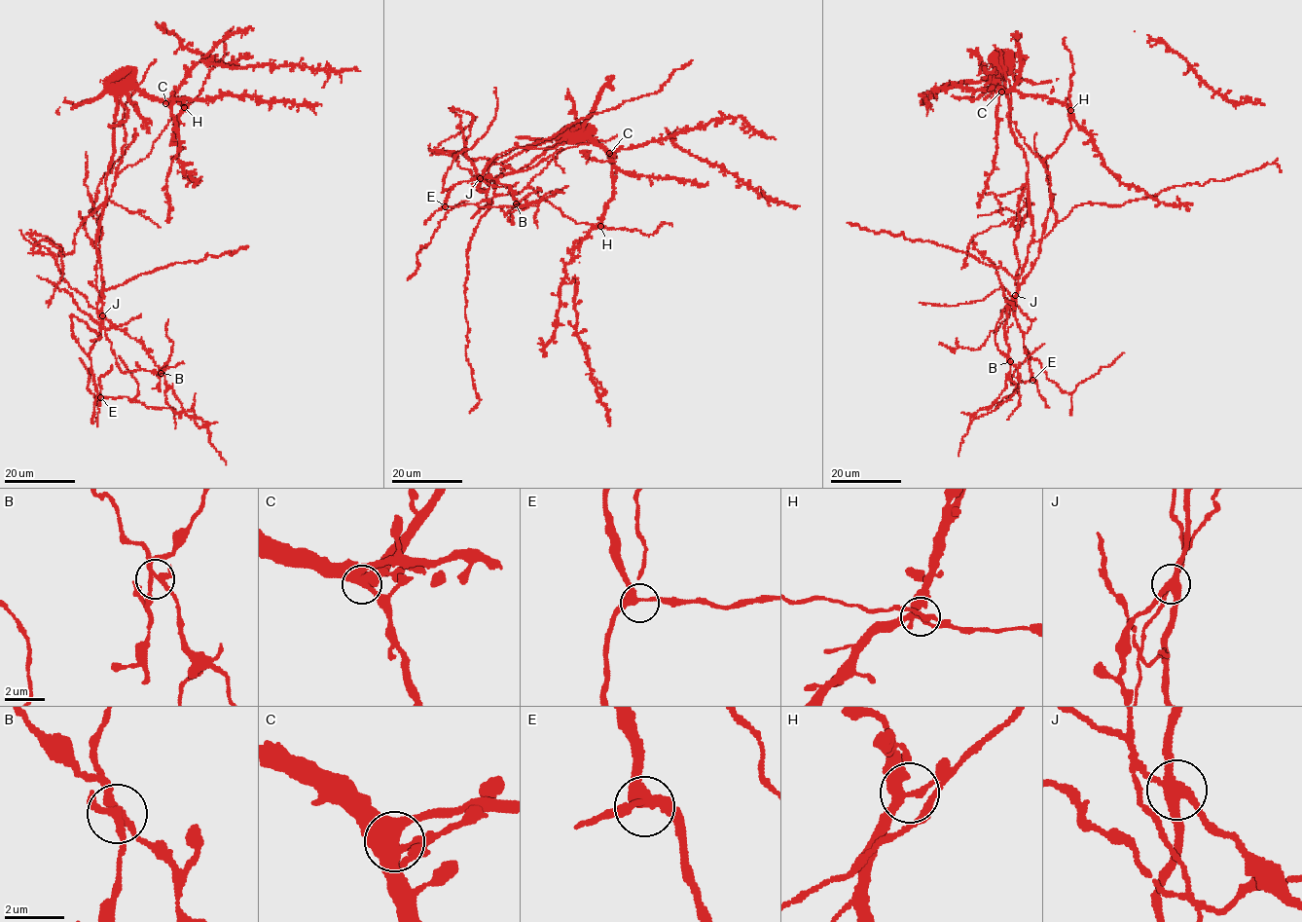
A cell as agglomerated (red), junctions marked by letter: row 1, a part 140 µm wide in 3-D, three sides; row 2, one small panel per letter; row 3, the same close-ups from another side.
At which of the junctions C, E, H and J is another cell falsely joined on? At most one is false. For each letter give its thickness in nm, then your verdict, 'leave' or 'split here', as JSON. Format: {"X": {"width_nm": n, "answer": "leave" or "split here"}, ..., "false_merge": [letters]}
{"C": {"width_nm": 440, "answer": "leave"}, "E": {"width_nm": 340, "answer": "leave"}, "H": {"width_nm": 240, "answer": "leave"}, "J": {"width_nm": 320, "answer": "split here"}, "false_merge": ["J"]}

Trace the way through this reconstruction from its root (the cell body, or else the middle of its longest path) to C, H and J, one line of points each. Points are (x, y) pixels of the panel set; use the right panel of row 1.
C: (1045, 165), (1042, 161), (1055, 153), (1070, 128), (1069, 109), (1043, 96), (1020, 94), (1015, 91), (1001, 92)
H: (1045, 165), (1042, 161), (1055, 153), (1070, 128), (1070, 110)
J: (1045, 165), (1051, 181), (1056, 224), (1048, 234), (1028, 247), (1015, 295)

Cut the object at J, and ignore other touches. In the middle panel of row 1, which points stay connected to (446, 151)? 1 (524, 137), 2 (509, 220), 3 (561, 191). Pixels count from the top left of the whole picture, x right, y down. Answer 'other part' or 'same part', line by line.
1: other part
2: same part
3: same part

